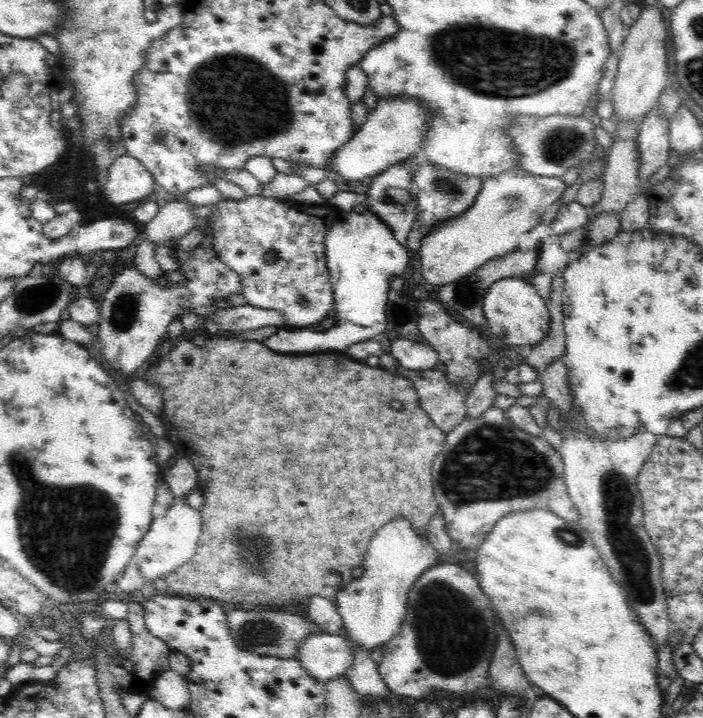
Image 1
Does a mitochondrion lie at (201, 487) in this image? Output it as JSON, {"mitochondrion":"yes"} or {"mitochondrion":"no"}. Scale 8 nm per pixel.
{"mitochondrion":"no"}

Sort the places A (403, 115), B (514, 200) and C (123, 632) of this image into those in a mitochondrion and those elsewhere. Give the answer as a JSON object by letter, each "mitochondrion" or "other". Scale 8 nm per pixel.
{"A":"other","B":"mitochondrion","C":"other"}

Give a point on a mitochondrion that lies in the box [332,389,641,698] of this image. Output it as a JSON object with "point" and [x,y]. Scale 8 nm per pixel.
{"point":[491,461]}

